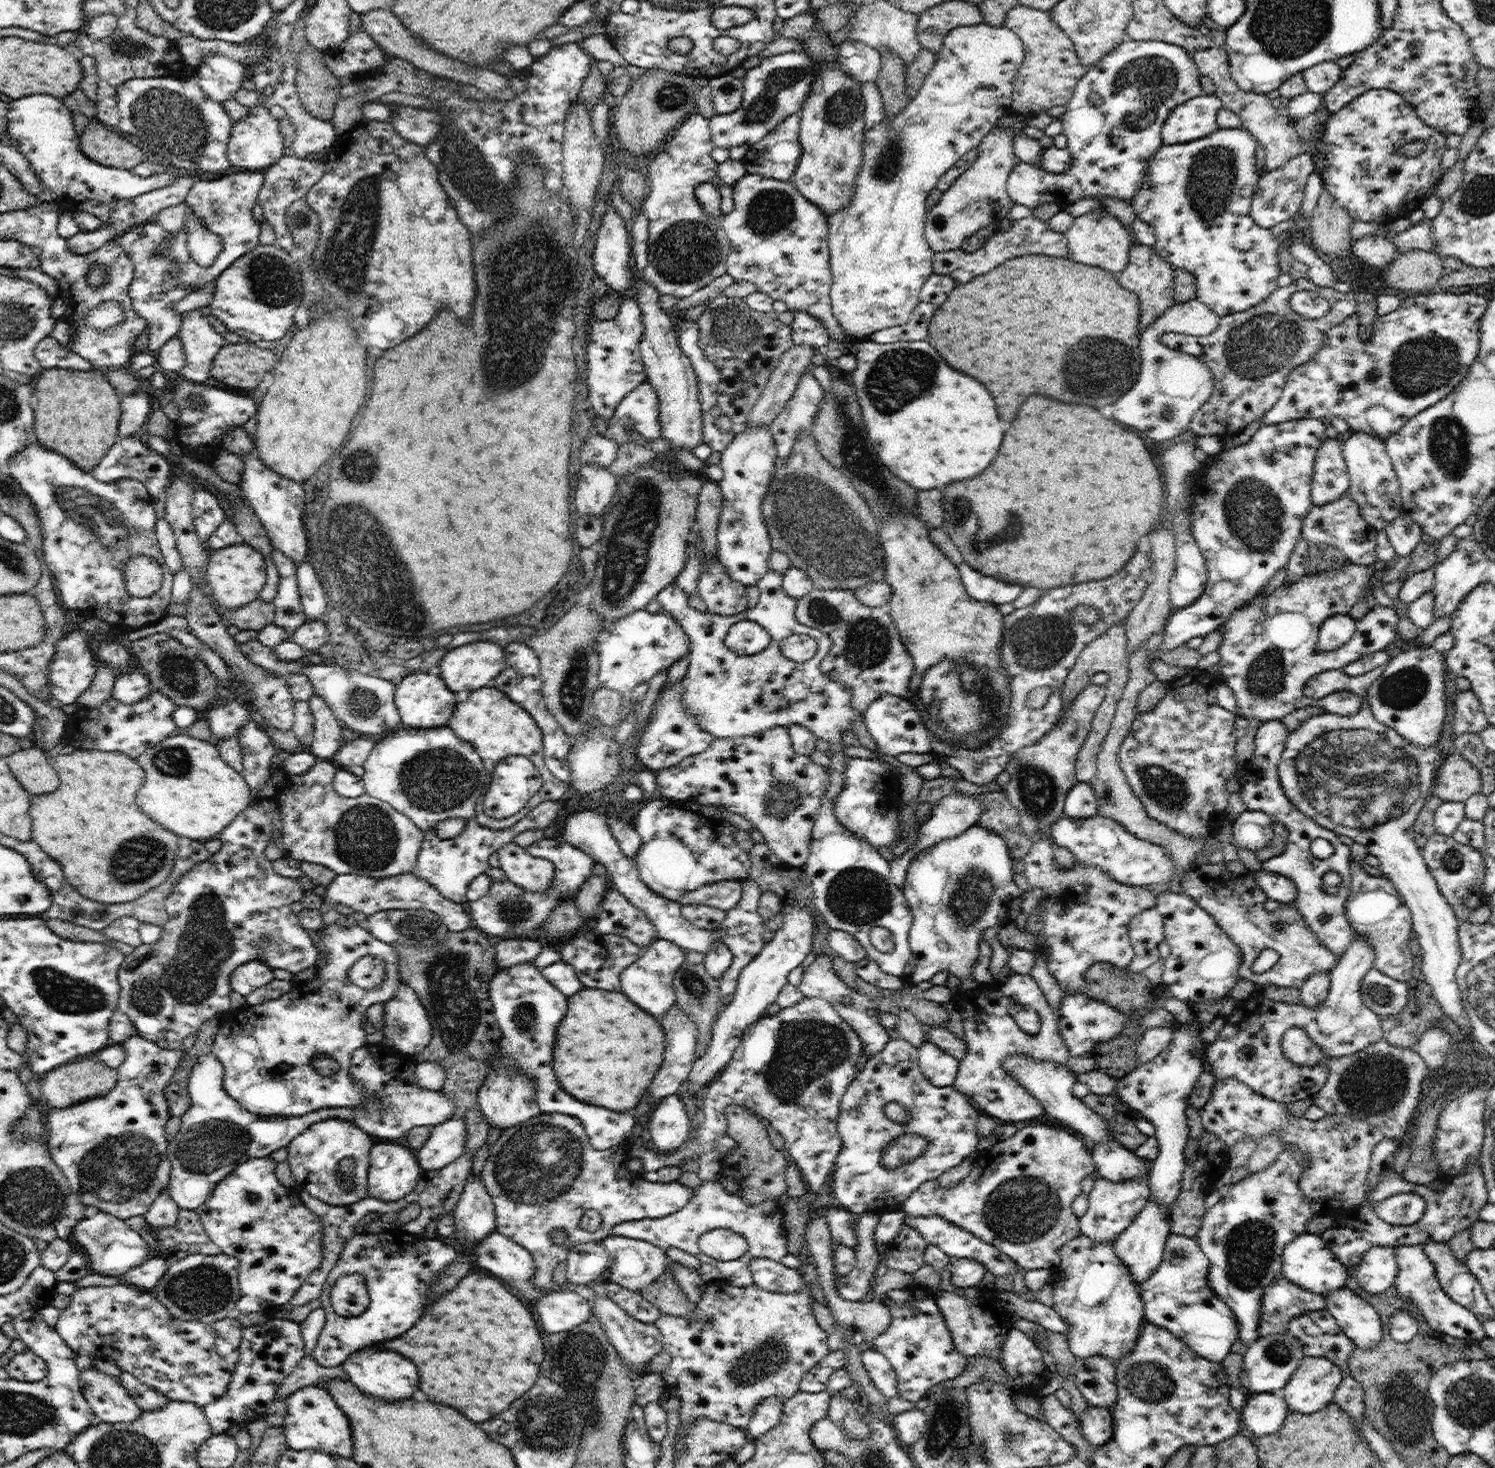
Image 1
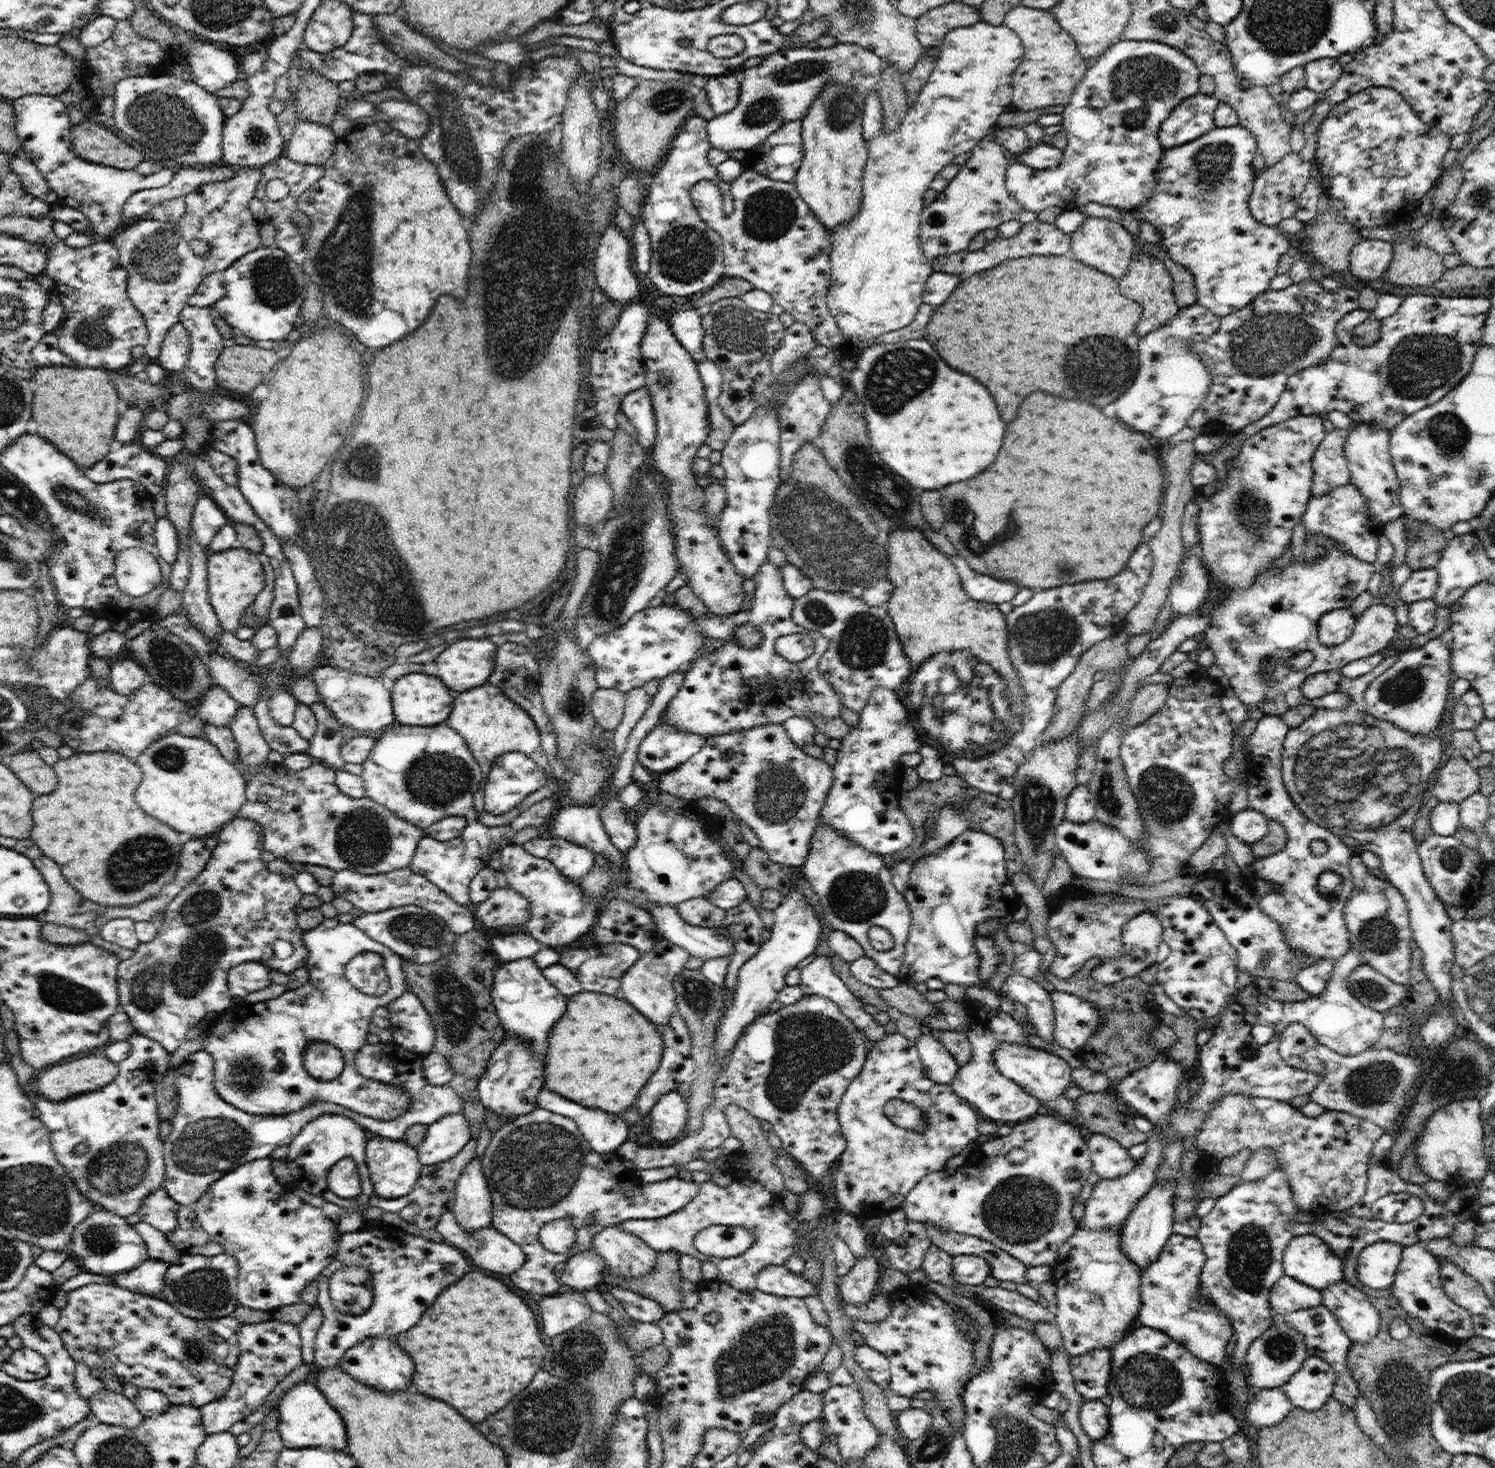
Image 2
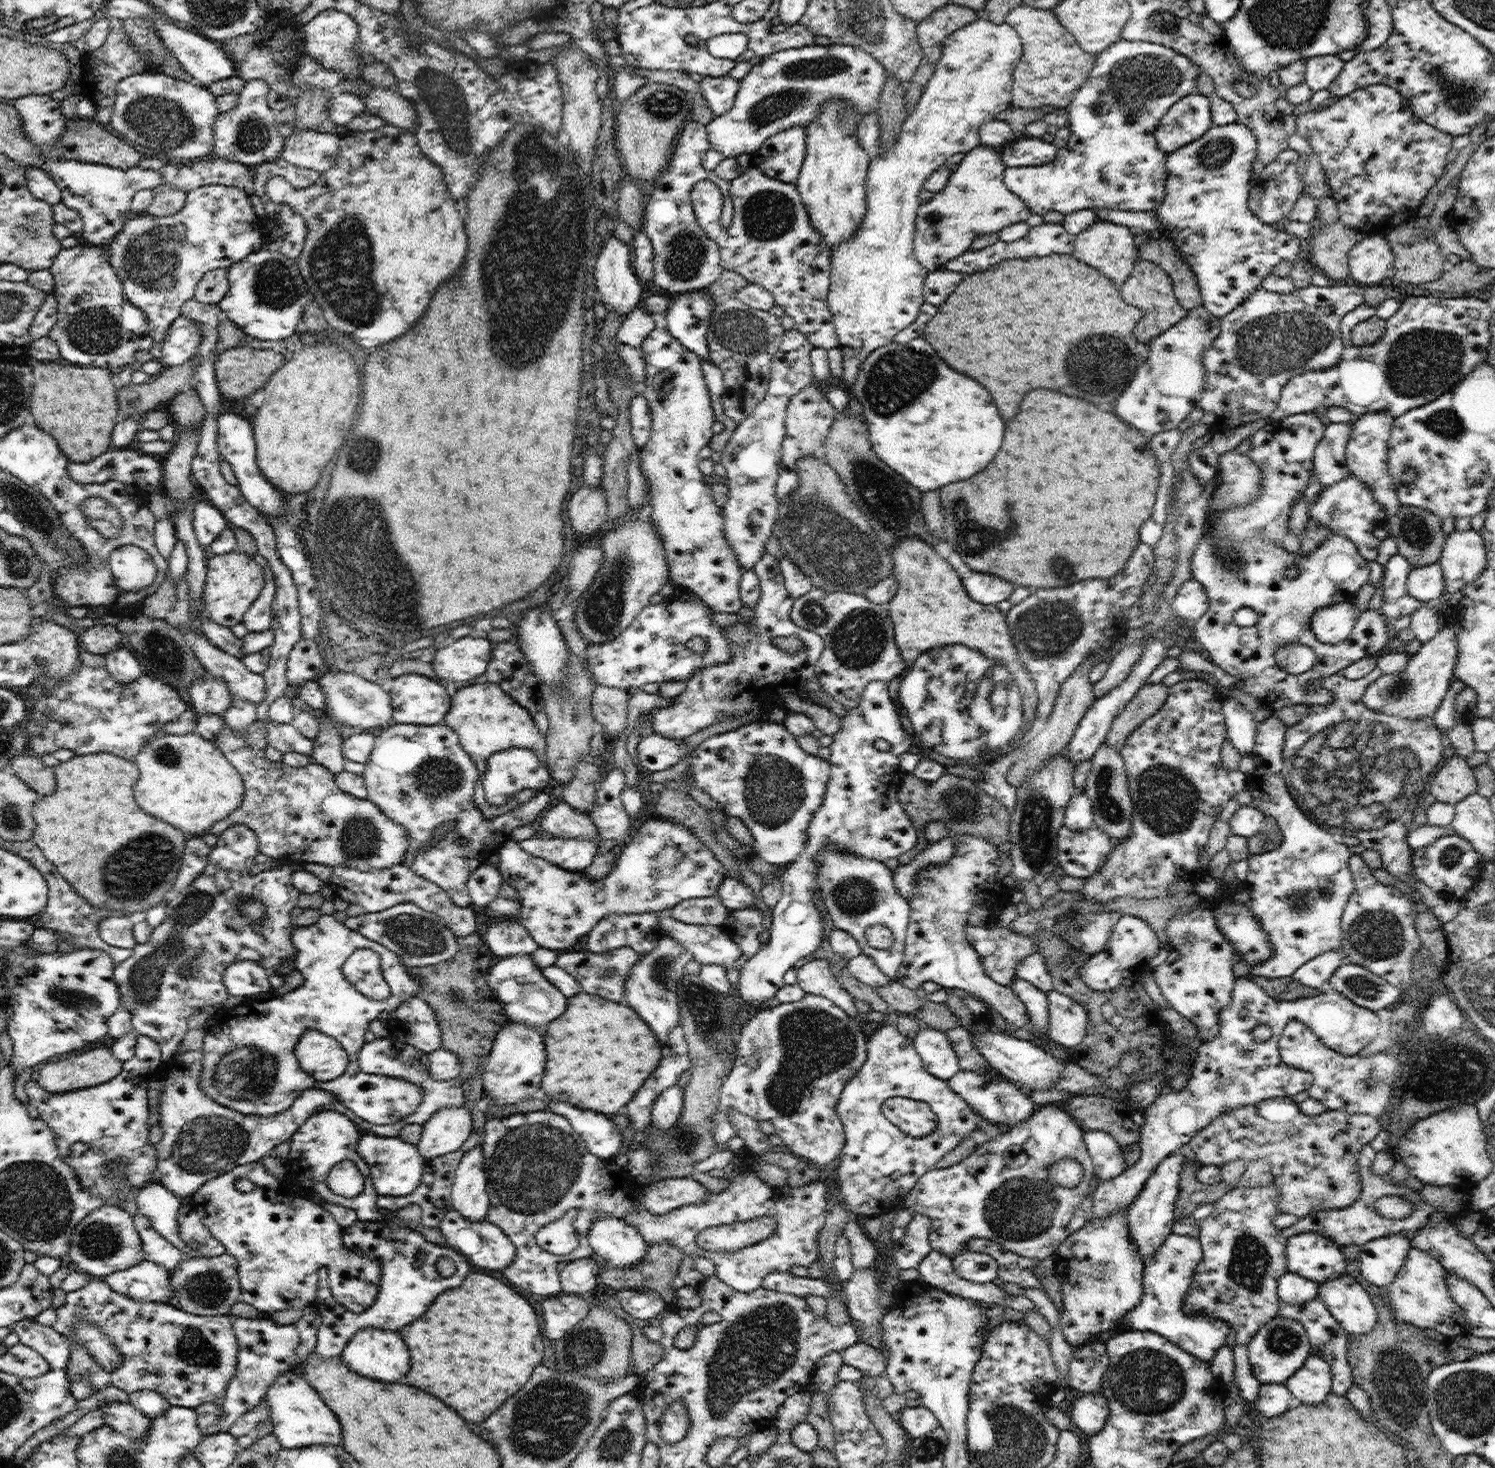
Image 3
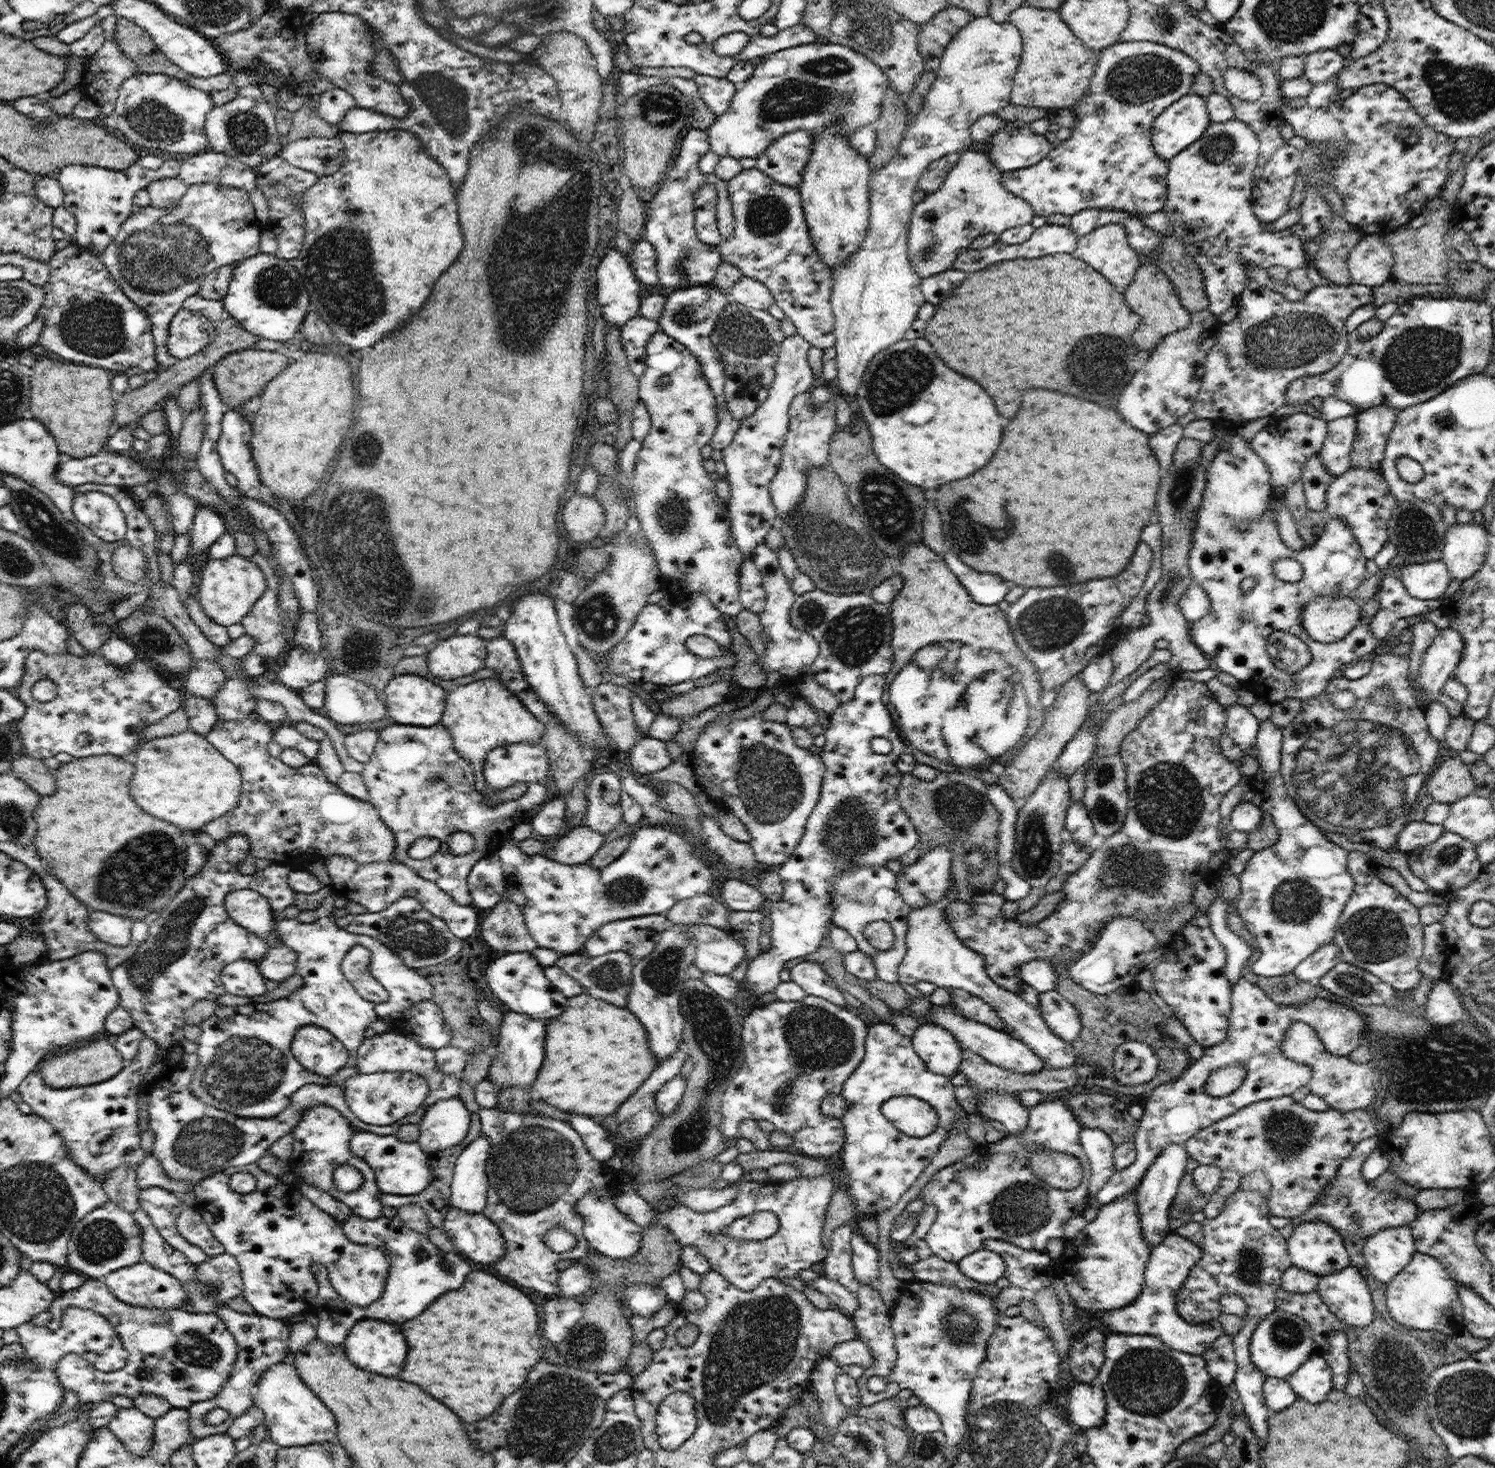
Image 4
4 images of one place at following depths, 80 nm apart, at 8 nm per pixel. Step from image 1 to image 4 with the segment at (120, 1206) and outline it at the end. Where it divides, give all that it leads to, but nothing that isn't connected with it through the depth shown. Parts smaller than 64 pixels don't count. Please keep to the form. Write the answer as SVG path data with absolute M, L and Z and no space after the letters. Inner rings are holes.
M144 1037L140 1043L137 1055L126 1063L125 1068L116 1074L113 1078L89 1086L62 1087L56 1089L46 1086L42 1075L38 1070L24 1078L24 1081L18 1086L16 1092L21 1095L22 1102L25 1102L32 1108L32 1113L44 1118L50 1122L55 1130L62 1134L68 1158L71 1158L78 1166L81 1166L92 1178L95 1178L99 1184L104 1184L105 1180L115 1168L119 1166L138 1166L147 1157L149 1152L144 1151L140 1146L140 1132L138 1131L138 1091L136 1088L155 1062L158 1047L151 1038Z

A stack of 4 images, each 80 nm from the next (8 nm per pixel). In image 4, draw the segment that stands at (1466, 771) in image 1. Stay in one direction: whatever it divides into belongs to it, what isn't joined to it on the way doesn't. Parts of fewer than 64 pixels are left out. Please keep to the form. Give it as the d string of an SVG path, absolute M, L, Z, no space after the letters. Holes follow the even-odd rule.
M1454 754L1439 761L1426 784L1433 800L1447 805L1472 794L1477 788L1469 765Z

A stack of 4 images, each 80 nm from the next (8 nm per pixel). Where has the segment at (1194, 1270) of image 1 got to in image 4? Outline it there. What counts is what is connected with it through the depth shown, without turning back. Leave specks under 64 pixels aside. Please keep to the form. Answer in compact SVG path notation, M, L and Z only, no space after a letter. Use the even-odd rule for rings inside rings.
M1177 1232L1166 1235L1166 1238L1163 1238L1160 1244L1151 1248L1140 1296L1128 1306L1107 1310L1106 1312L1097 1312L1097 1318L1094 1319L1099 1319L1111 1333L1151 1334L1157 1336L1163 1342L1162 1344L1170 1346L1173 1350L1203 1356L1206 1353L1206 1349L1210 1348L1217 1337L1225 1332L1221 1322L1217 1319L1211 1319L1205 1323L1192 1324L1180 1317L1176 1310L1176 1297L1178 1296L1179 1290L1184 1286L1184 1282L1186 1282L1192 1267L1201 1260L1202 1253L1203 1250L1199 1244L1180 1236Z

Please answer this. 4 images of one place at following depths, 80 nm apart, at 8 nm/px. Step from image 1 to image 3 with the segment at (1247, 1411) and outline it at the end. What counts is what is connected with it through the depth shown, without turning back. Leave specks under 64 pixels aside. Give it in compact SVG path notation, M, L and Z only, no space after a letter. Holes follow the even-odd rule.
M1261 1384L1255 1408L1262 1416L1260 1420L1267 1420L1284 1414L1295 1405L1296 1400L1290 1394L1288 1387L1283 1384Z

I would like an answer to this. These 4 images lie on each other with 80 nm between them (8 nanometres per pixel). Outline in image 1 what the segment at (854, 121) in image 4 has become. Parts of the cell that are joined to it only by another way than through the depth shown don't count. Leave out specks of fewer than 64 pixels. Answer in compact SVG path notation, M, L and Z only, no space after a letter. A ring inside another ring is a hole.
M846 39L837 45L841 69L862 84L875 82L881 71L881 52L860 41ZM802 50L761 57L760 64L746 71L741 79L743 101L739 110L729 114L716 114L709 119L715 148L730 150L760 143L766 134L778 128L788 116L802 112L805 98L815 79L815 72L819 69L817 60L807 54L808 52Z

